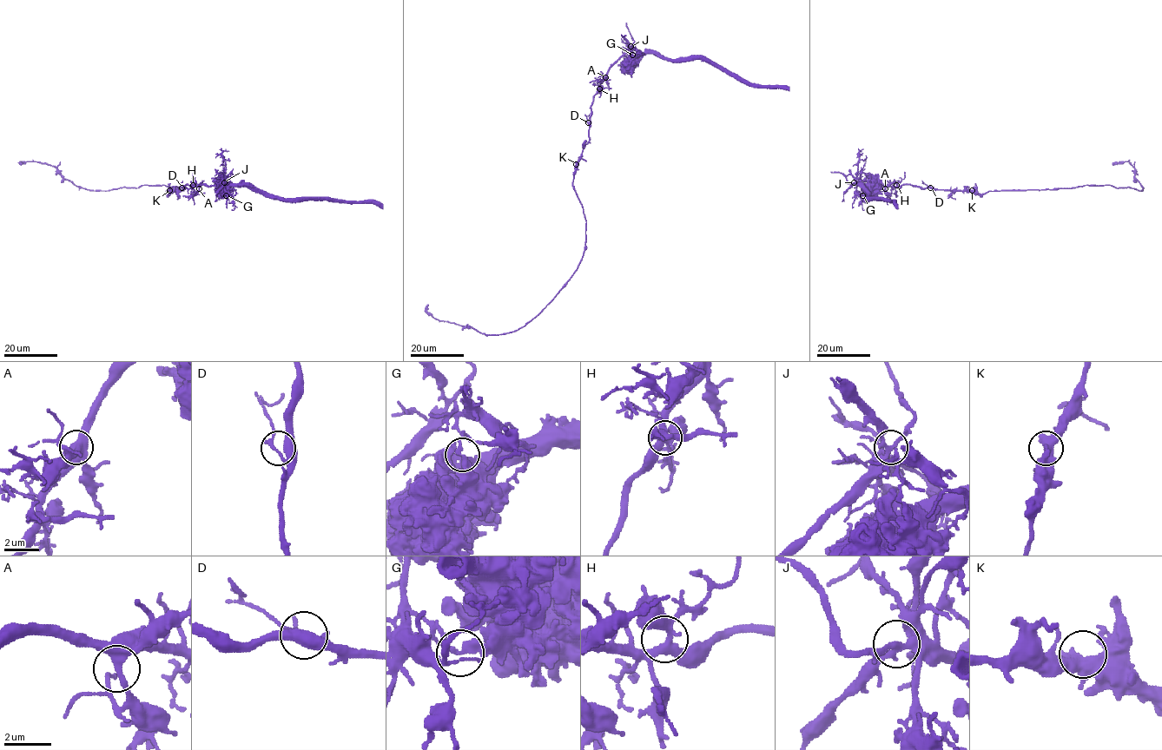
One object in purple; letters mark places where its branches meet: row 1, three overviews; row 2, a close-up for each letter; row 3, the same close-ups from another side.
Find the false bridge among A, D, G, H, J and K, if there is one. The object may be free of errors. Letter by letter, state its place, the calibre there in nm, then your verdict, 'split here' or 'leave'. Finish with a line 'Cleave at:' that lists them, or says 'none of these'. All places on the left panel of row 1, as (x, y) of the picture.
A: place (199, 188); calibre 320 nm; leave
D: place (181, 187); calibre 220 nm; leave
G: place (226, 195); calibre 280 nm; split here
H: place (193, 185); calibre 360 nm; leave
J: place (224, 182); calibre 280 nm; leave
K: place (169, 190); calibre 550 nm; leave
Cleave at: G

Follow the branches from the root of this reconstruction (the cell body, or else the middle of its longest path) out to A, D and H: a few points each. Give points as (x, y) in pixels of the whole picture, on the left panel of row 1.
A: (169, 193), (181, 191), (186, 184), (199, 188)
D: (169, 193), (181, 191), (181, 187)
H: (169, 193), (181, 191), (186, 184), (193, 185)

